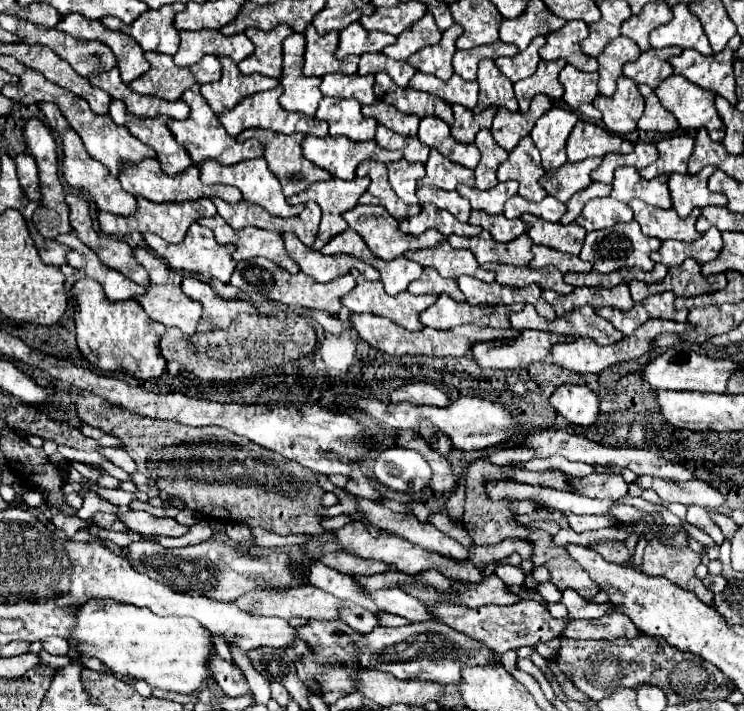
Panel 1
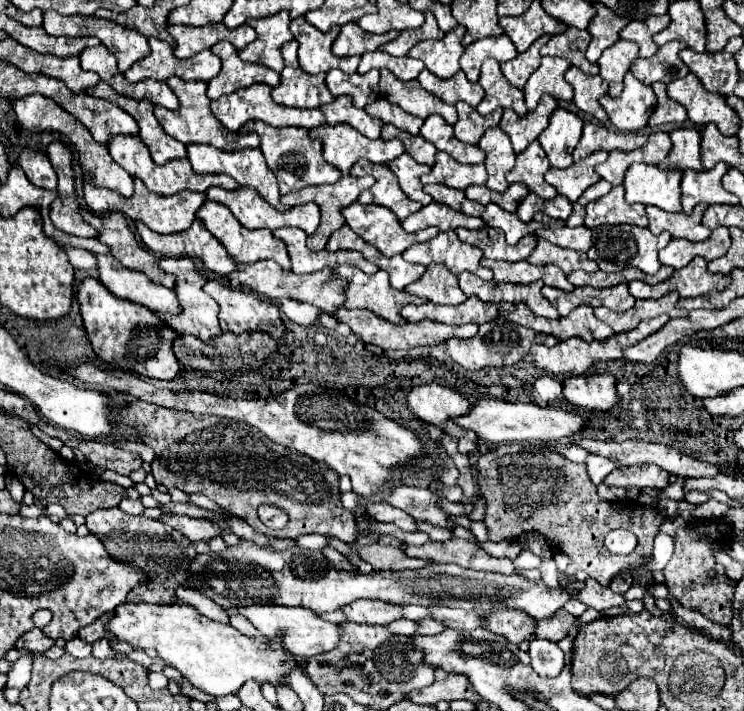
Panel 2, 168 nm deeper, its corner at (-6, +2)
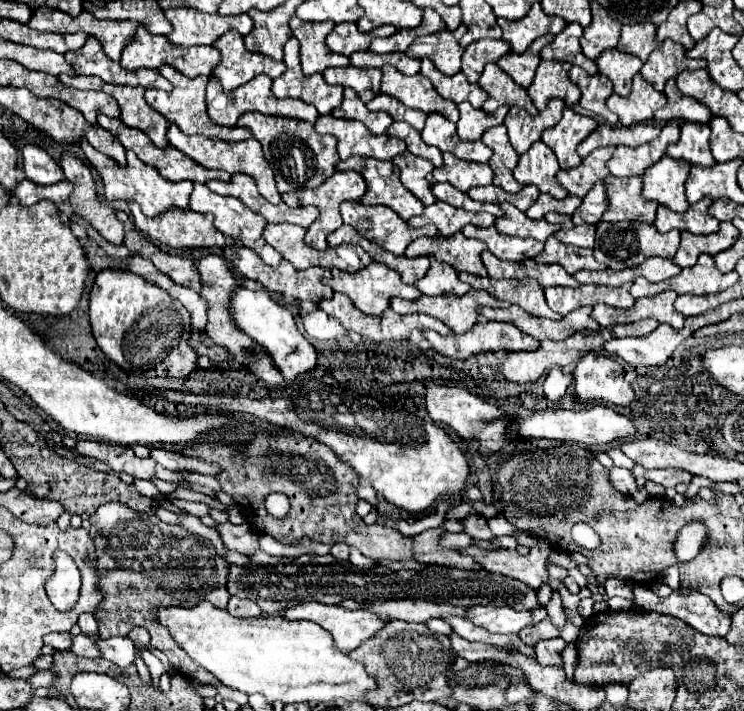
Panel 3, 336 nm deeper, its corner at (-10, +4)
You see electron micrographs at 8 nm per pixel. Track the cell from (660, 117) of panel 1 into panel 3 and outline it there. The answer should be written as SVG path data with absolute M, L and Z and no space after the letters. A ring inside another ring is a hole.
M670 78L666 82L664 94L668 98L668 102L666 102L664 108L660 108L654 114L654 122L658 122L658 124L668 124L668 122L708 122L712 118L710 110L704 104L700 104L694 98L678 94L674 78Z

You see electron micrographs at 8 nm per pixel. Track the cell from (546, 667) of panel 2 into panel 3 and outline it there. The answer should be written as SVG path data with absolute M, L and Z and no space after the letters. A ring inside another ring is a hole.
M558 636L552 640L542 640L534 644L534 660L540 666L552 666L552 668L562 668L562 650L566 648L566 642Z

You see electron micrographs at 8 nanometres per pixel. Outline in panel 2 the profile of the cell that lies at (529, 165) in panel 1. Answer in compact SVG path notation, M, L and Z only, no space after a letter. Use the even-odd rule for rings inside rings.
M532 142L524 152L516 156L516 166L506 174L506 180L510 184L524 182L530 188L530 192L538 194L542 200L550 200L558 196L558 192L544 180L544 174L548 168L550 168L550 162L542 146L538 142Z

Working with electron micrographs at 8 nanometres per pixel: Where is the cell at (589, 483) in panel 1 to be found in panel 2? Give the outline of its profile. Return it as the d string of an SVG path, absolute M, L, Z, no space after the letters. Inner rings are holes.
M634 464L634 466L624 466L614 470L604 478L608 486L622 486L622 488L666 488L670 484L670 472L664 472L656 464Z

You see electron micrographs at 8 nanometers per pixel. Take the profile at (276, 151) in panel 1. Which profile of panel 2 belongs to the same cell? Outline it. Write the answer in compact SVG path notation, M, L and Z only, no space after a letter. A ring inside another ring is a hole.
M246 122L242 132L254 130L260 136L260 150L268 162L268 168L276 174L278 186L282 194L290 194L302 190L312 184L334 184L342 172L328 164L322 156L322 142L310 140L306 128L274 128L264 122Z

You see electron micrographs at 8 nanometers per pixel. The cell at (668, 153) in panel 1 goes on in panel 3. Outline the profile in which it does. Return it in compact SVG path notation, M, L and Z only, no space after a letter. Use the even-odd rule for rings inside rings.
M686 122L680 128L680 140L676 144L672 144L666 150L666 154L674 160L686 160L696 166L704 166L704 168L714 166L716 160L710 154L708 138L710 138L708 124Z

